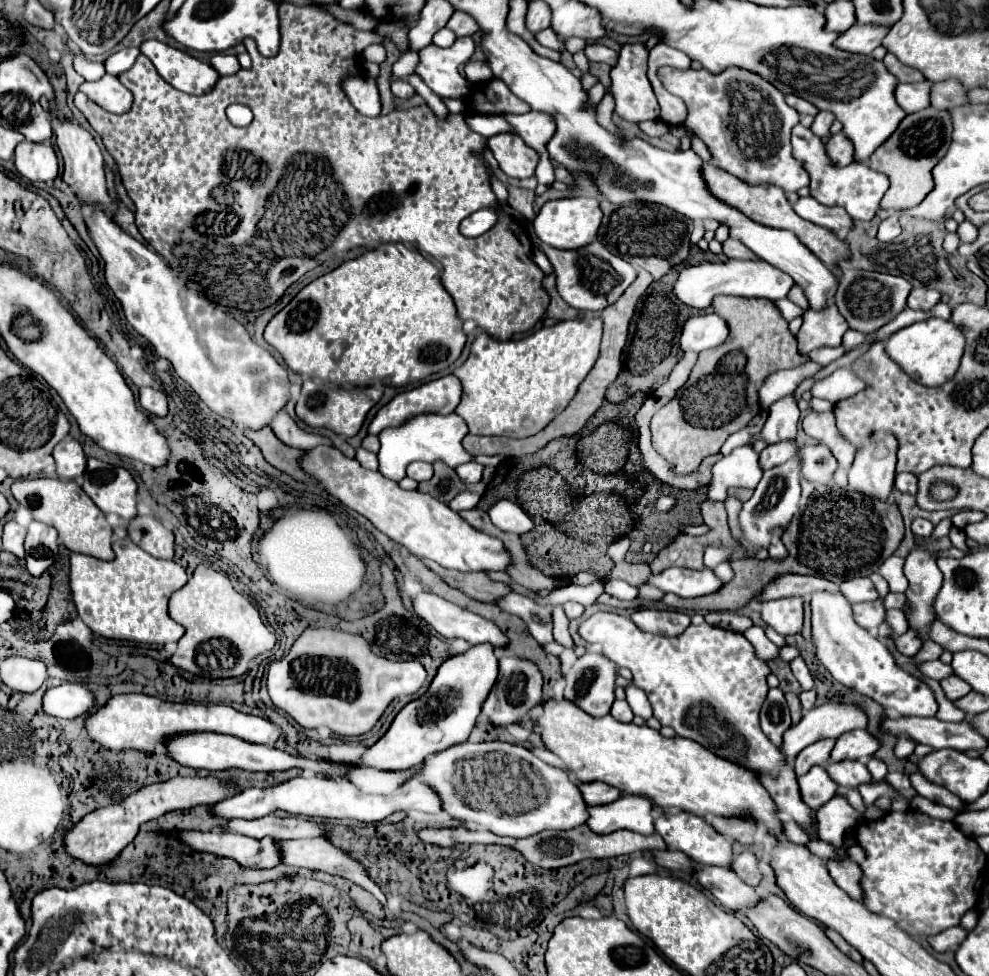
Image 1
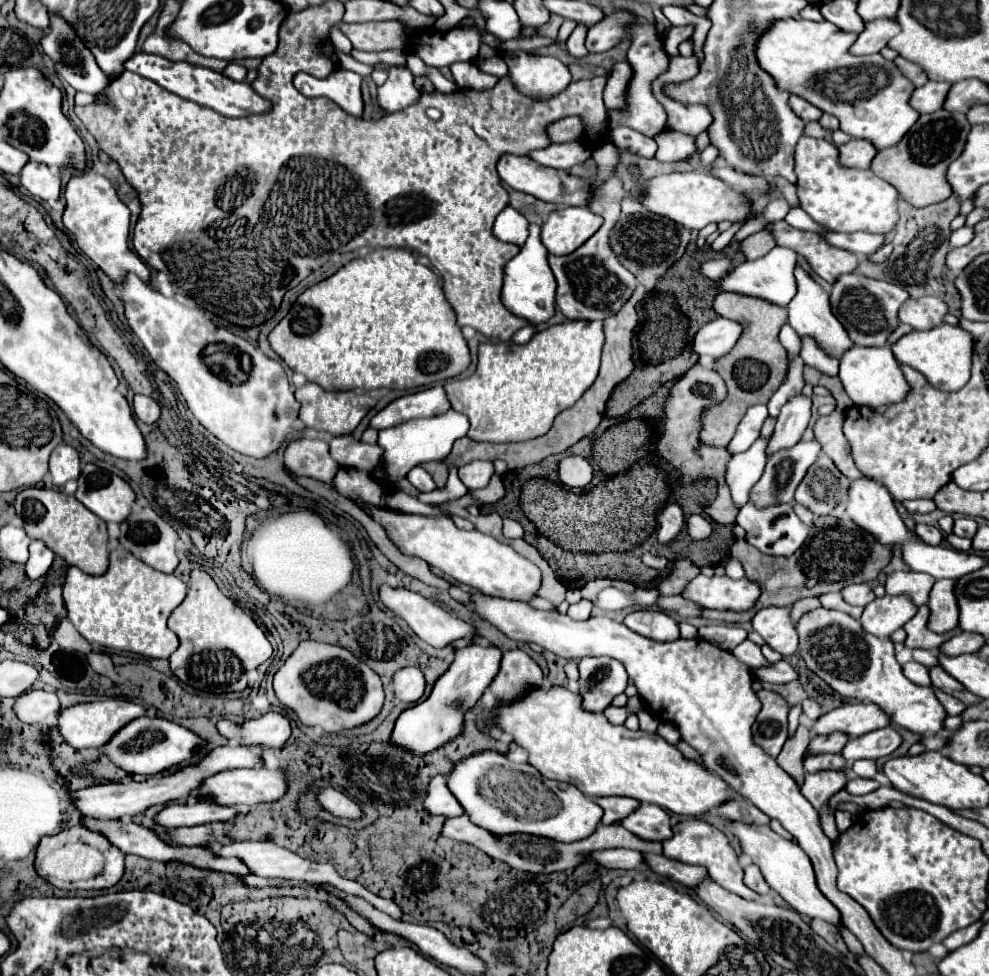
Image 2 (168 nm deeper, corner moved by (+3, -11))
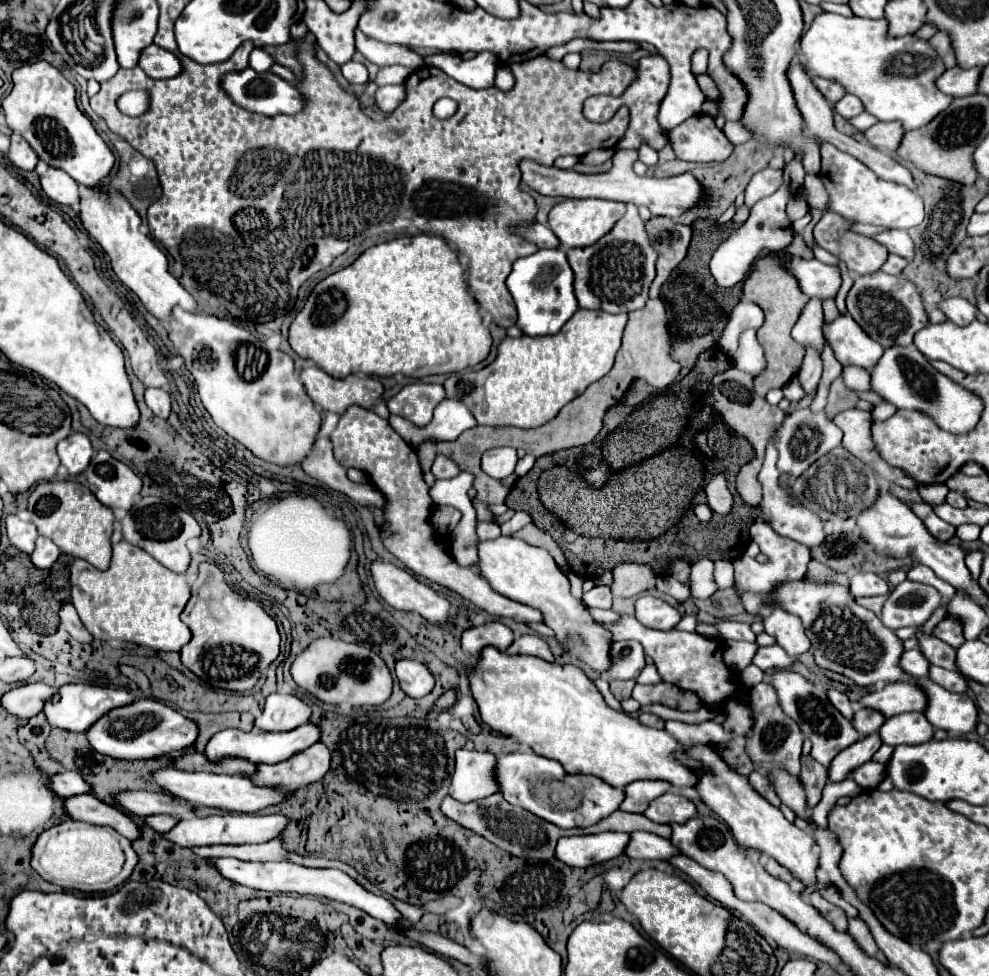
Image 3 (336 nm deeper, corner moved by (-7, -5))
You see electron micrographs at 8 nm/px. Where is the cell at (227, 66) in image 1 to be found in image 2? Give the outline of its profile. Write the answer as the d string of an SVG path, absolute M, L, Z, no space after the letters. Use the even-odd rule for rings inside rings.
M230 63L226 69L224 69L224 75L234 79L234 81L244 81L246 79L246 67L240 65L240 63Z

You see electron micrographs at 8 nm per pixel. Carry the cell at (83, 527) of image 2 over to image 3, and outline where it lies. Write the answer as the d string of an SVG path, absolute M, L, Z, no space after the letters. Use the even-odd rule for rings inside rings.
M40 481L28 499L28 511L32 513L32 523L38 527L38 533L52 539L64 553L86 559L100 571L108 569L114 513L110 507L104 507L86 485L72 481Z

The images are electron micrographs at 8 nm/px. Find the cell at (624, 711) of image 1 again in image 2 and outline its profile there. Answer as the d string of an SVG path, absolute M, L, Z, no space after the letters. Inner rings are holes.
M608 707L608 709L604 711L604 715L608 717L610 723L622 725L622 723L626 721L626 717L628 717L628 709L626 709L626 707Z

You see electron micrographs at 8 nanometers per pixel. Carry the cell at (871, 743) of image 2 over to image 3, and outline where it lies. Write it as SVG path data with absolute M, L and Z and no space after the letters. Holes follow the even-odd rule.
M902 713L886 719L878 729L884 745L918 745L932 739L932 725L926 721L924 713Z

